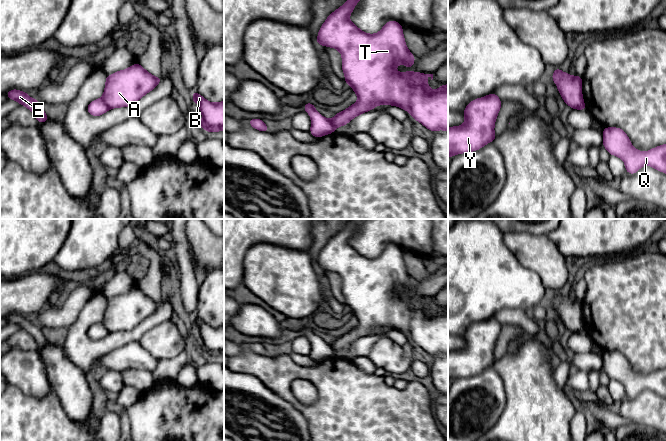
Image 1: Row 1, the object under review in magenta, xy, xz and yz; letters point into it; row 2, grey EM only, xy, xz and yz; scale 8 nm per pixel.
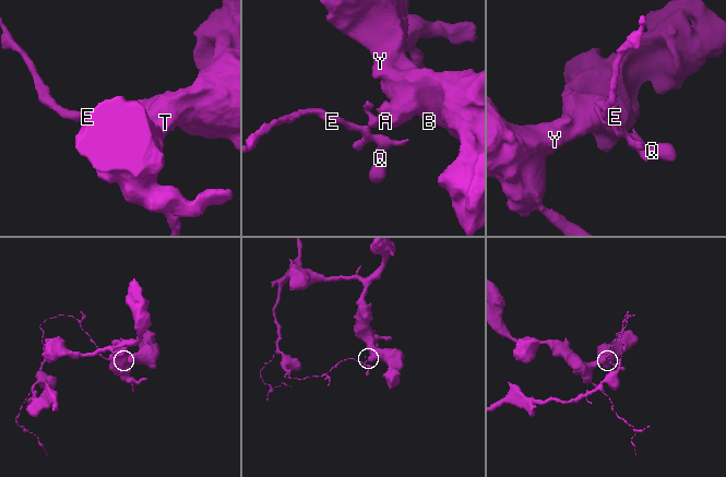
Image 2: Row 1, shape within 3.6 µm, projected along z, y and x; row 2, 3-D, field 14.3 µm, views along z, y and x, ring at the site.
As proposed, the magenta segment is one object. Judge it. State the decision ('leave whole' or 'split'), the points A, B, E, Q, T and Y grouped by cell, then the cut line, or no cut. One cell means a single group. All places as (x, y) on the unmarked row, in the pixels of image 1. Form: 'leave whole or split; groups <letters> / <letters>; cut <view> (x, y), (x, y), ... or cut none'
split; groups A B T Y / E Q; cut xy (101, 322), (109, 332)

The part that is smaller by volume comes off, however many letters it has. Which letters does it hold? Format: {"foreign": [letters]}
{"foreign": ["E", "Q"]}

